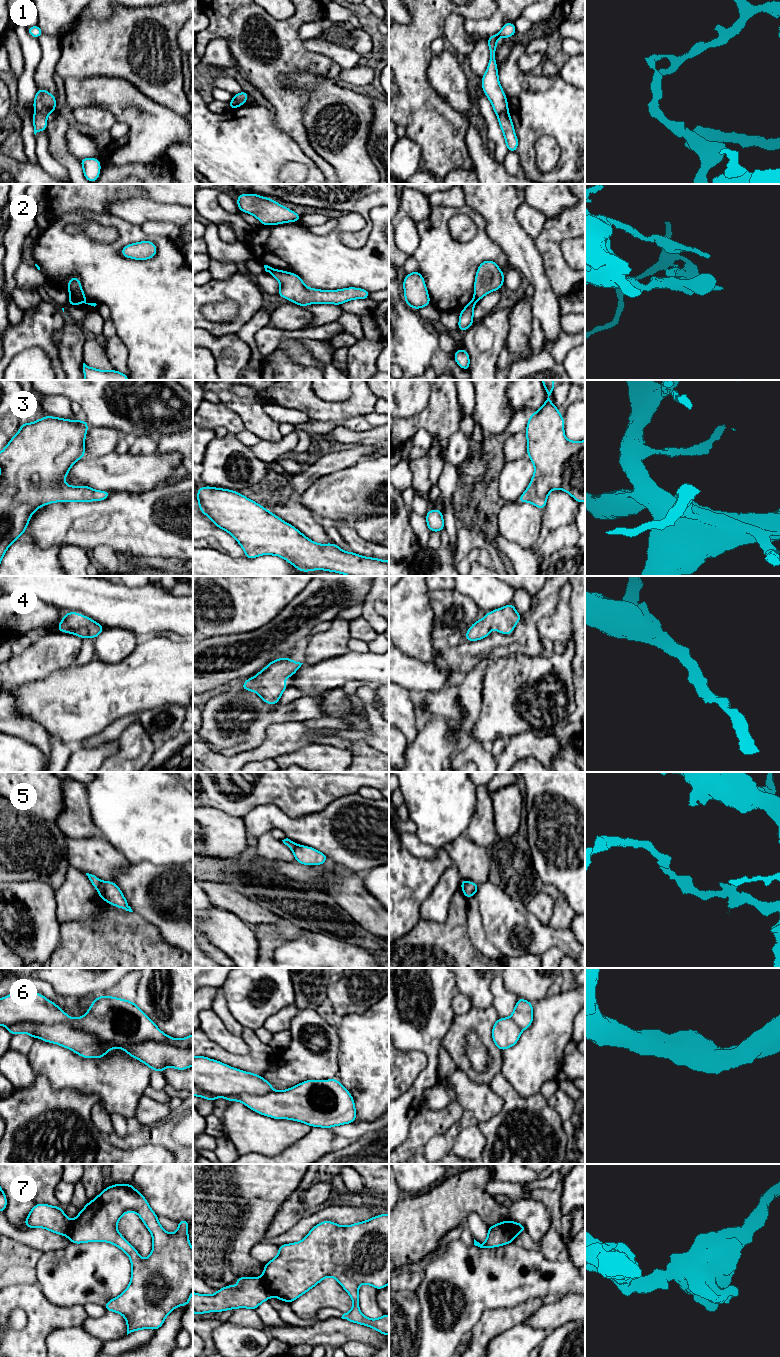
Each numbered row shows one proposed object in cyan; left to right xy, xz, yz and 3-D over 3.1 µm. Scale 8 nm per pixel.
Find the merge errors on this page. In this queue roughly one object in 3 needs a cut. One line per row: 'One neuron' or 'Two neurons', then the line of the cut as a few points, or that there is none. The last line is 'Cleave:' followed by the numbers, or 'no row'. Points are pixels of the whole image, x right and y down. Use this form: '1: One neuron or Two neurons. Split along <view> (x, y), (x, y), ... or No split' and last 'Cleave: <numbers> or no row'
1: Two neurons. Split along xy (35, 110), (46, 115)
2: Two neurons. Split along xy (71, 296), (81, 302)
3: One neuron. No split
4: One neuron. No split
5: Two neurons. Split along xy (102, 882), (97, 889)
6: One neuron. No split
7: Two neurons. Split along xz (261, 1279), (270, 1295)
Cleave: 1, 2, 5, 7

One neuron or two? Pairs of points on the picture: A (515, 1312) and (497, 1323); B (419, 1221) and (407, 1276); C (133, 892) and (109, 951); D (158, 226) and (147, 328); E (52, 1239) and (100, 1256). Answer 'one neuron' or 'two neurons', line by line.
A: one neuron
B: two neurons
C: two neurons
D: two neurons
E: two neurons

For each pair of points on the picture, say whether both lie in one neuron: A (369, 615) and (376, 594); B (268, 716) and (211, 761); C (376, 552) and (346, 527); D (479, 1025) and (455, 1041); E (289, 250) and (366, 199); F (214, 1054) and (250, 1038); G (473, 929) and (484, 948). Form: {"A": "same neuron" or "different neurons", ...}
{"A": "same neuron", "B": "different neurons", "C": "same neuron", "D": "same neuron", "E": "different neurons", "F": "same neuron", "G": "same neuron"}

